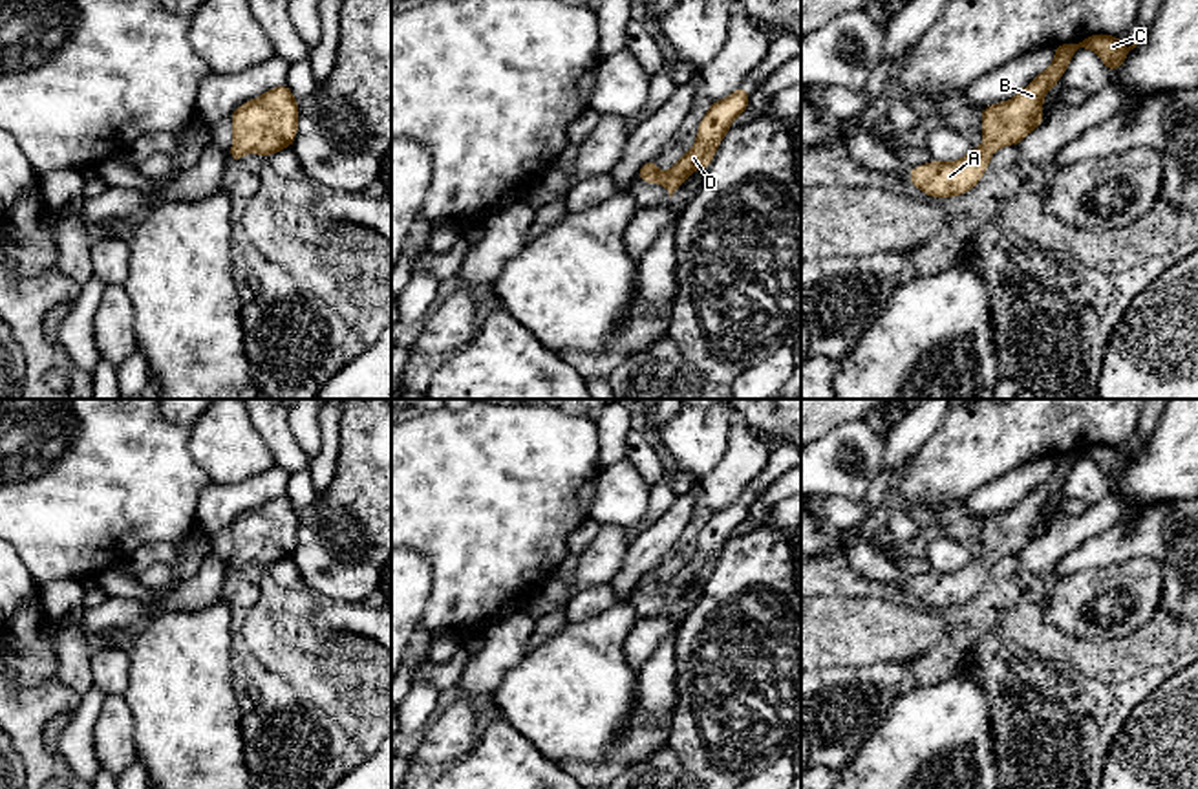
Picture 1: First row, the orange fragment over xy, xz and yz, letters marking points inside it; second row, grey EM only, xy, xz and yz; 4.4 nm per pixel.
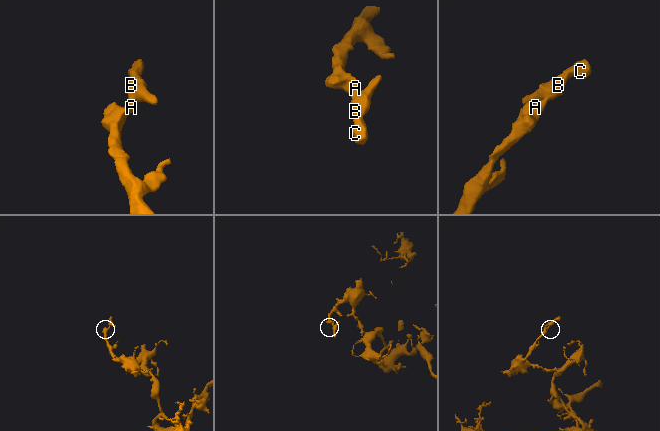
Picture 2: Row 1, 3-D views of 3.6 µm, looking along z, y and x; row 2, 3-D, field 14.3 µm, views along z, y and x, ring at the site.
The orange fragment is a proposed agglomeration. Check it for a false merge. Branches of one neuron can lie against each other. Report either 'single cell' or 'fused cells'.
single cell

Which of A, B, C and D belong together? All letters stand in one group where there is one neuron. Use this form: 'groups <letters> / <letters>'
groups A B C D

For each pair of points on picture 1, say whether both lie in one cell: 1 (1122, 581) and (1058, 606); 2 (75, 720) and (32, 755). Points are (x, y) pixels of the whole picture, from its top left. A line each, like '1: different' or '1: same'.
1: same
2: different

